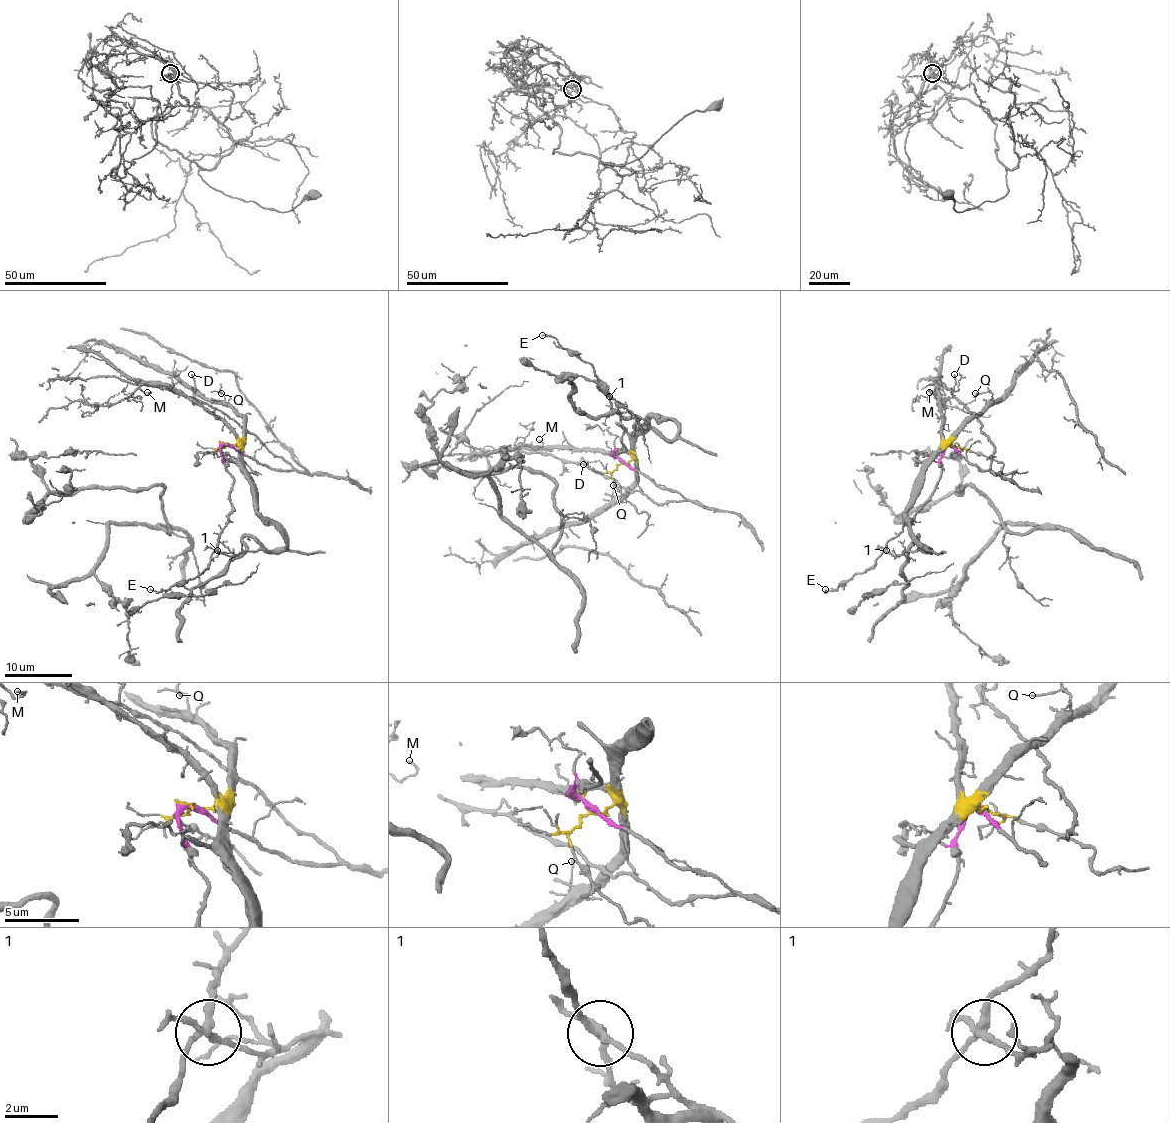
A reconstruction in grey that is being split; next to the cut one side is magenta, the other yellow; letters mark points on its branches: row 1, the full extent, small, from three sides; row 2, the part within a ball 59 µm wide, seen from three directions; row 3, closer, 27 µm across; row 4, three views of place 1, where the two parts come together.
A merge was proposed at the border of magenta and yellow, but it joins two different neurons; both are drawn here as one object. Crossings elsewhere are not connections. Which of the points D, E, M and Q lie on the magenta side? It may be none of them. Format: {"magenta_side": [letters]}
{"magenta_side": ["D", "E"]}

